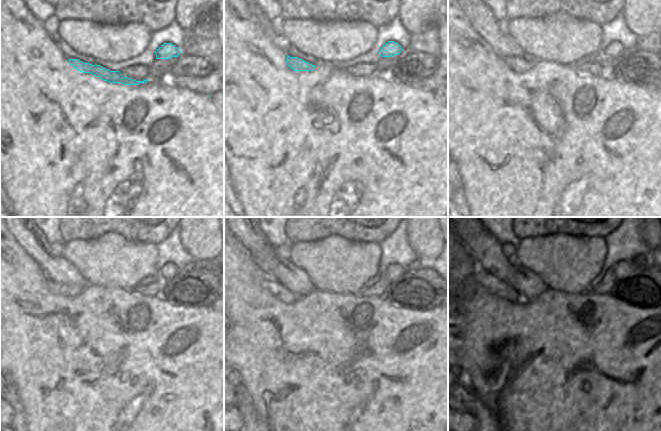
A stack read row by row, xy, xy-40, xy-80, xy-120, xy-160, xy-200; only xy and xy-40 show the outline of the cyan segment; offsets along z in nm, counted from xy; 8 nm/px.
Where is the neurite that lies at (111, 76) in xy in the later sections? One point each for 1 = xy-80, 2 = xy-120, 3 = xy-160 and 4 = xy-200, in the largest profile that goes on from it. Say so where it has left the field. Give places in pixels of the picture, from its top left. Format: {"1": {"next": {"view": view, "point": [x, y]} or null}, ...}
{"1": {"next": {"view": "xy-80", "point": [517, 64]}}, "2": {"next": {"view": "xy-120", "point": [60, 289]}}, "3": {"next": {"view": "xy-160", "point": [276, 289]}}, "4": {"next": {"view": "xy-200", "point": [487, 282]}}}

